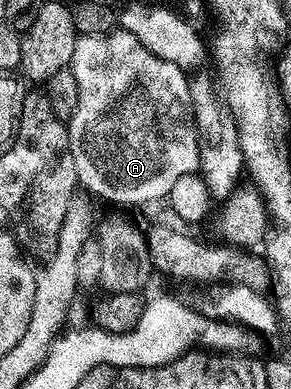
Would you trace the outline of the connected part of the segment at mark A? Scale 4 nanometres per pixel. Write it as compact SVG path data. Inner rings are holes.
M114 30L108 36L78 36L75 42L76 56L135 56L135 86L133 86L133 96L129 96L129 104L125 104L125 108L121 108L121 112L113 112L113 116L109 116L109 120L101 120L101 124L109 124L109 128L101 128L101 124L93 124L93 128L89 128L89 136L85 136L85 140L77 140L77 144L73 144L71 150L71 158L77 156L77 165L75 165L75 174L77 175L78 185L86 193L94 192L101 200L110 200L113 204L149 204L152 200L164 201L169 195L171 186L175 186L175 182L179 182L179 178L194 175L201 166L201 151L199 150L199 138L197 137L197 122L193 116L193 103L191 102L191 94L189 86L190 77L187 78L186 69L175 66L173 62L164 62L161 58L155 56L151 50L144 48L143 44L133 36L122 30ZM140 104L145 108L145 114L141 114Z

